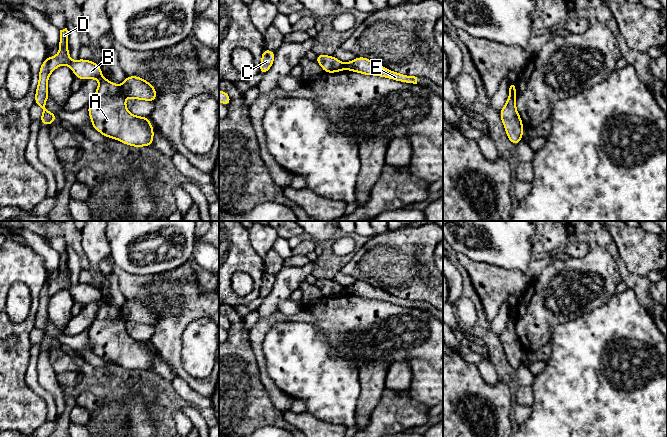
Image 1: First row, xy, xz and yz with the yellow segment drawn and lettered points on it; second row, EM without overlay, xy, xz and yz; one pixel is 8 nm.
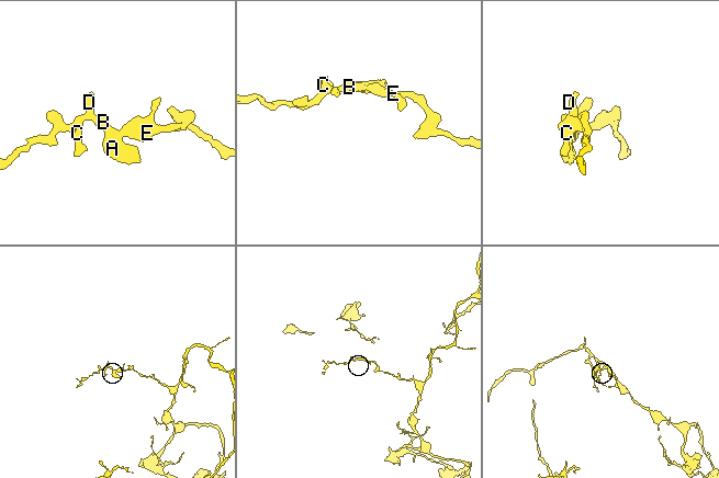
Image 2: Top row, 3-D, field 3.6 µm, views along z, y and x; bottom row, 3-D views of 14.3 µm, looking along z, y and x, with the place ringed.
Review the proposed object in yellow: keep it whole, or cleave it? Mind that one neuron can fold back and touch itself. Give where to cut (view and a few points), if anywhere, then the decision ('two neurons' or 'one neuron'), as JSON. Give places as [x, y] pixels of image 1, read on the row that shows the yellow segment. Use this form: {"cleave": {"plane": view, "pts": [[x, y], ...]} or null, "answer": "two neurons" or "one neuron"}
{"cleave": {"plane": "xy", "pts": [[119, 86], [125, 97]]}, "answer": "two neurons"}

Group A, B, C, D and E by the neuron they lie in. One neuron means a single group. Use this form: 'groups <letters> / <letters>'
groups A B C D / E

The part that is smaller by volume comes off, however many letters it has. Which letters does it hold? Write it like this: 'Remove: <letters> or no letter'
Remove: A, B, C, D

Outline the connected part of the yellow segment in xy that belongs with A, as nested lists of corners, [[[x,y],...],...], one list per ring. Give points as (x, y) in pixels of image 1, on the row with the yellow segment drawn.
[[[67,28],[60,30],[60,41],[59,41],[59,52],[56,56],[47,57],[39,70],[39,80],[35,93],[35,104],[43,109],[42,116],[40,118],[40,123],[47,126],[51,126],[53,121],[58,117],[56,114],[49,112],[45,103],[49,98],[48,94],[48,79],[50,74],[59,66],[67,65],[70,67],[75,75],[75,77],[86,80],[86,79],[96,79],[100,83],[97,90],[88,105],[88,115],[92,122],[92,127],[100,132],[103,136],[116,139],[121,143],[134,146],[136,148],[142,146],[152,146],[154,129],[150,123],[149,117],[135,116],[129,112],[126,107],[125,96],[123,95],[120,86],[111,82],[108,79],[102,77],[101,67],[90,60],[78,59],[72,61],[70,59],[68,51],[68,30]]]

